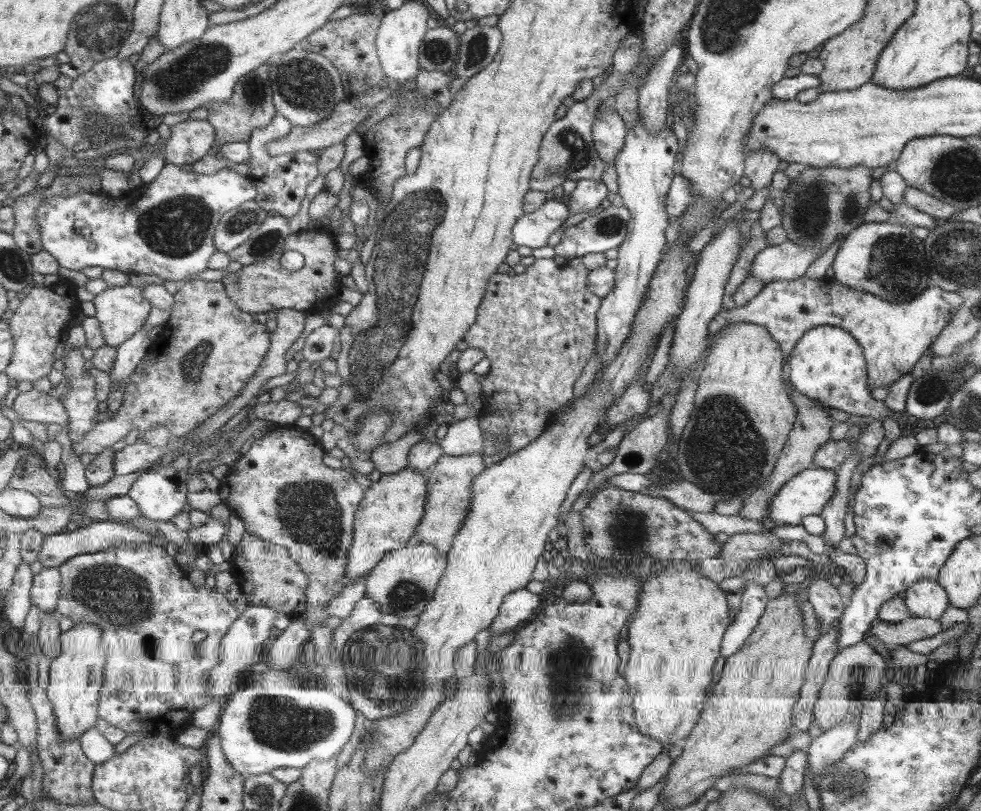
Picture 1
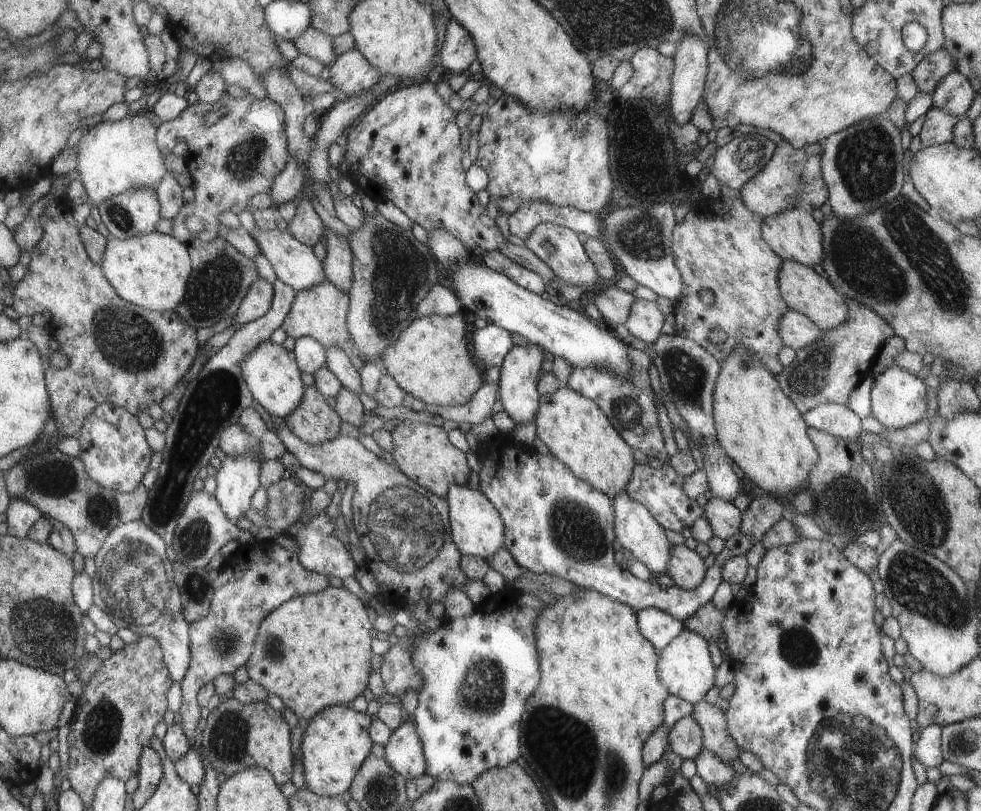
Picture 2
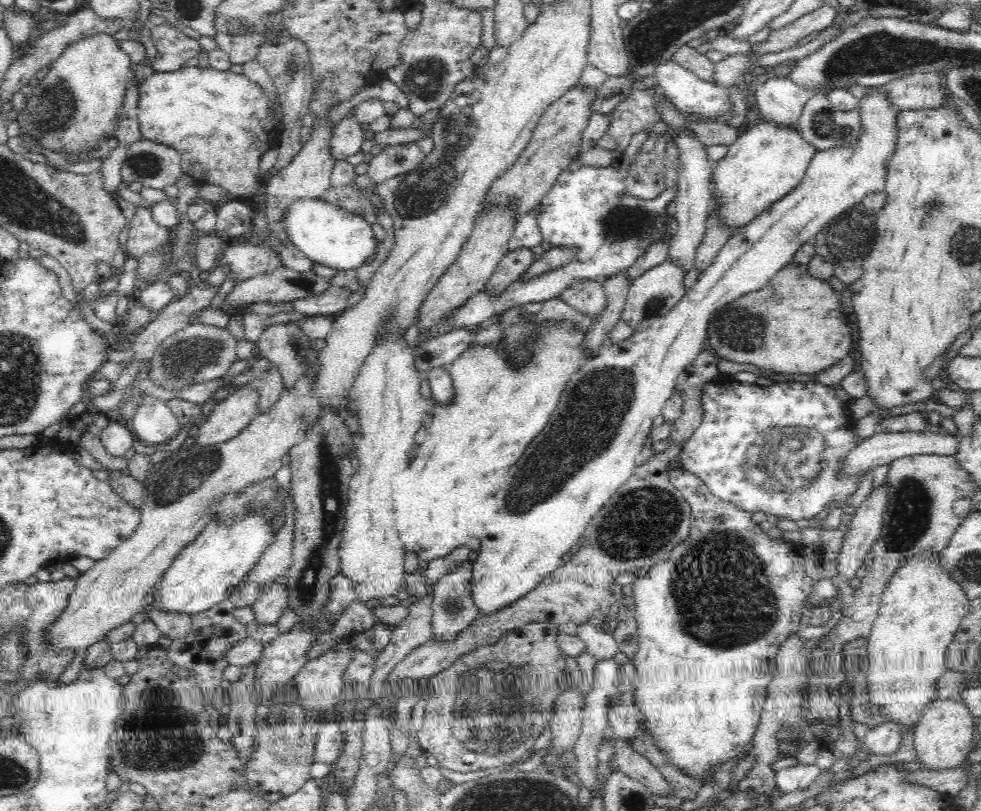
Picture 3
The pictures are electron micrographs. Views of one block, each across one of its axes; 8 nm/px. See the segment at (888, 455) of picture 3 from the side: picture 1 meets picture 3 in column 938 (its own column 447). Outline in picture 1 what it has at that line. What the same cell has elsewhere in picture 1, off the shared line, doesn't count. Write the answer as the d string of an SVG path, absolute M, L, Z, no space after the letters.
M465 418L448 425L445 435L437 442L443 455L463 456L482 452L483 440L478 418Z

